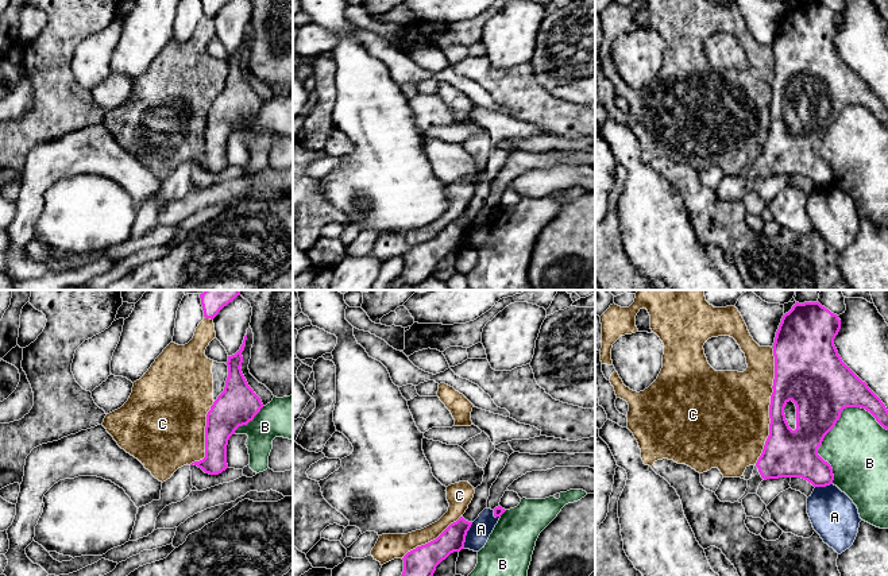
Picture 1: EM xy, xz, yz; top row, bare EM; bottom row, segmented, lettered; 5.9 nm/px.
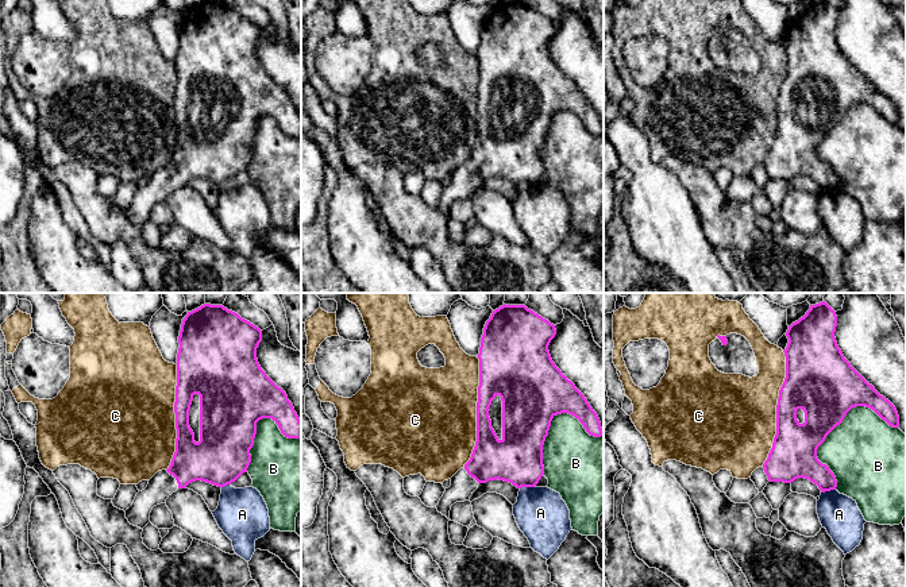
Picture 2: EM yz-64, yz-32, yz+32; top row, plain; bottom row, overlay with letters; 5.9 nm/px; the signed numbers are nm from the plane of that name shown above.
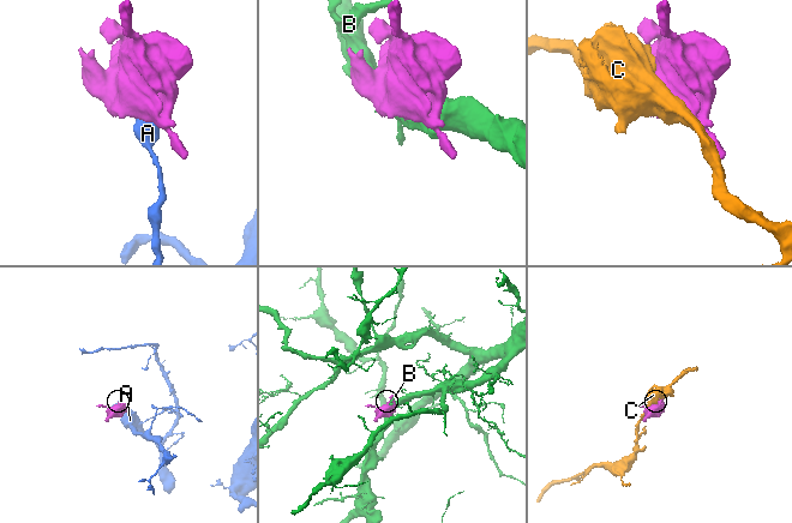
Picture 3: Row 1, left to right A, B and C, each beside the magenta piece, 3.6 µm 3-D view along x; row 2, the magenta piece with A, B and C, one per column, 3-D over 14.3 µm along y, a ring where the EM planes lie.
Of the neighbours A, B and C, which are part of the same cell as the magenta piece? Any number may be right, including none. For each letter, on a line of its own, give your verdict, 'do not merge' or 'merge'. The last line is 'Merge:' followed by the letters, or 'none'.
A: do not merge
B: do not merge
C: do not merge
Merge: none

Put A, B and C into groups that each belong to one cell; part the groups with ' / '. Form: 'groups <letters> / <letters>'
groups A / B / C

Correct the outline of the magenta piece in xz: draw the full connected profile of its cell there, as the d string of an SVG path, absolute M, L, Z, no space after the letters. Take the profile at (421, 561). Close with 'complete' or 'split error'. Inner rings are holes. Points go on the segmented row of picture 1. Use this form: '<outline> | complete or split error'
M460 517L451 523L436 540L417 546L404 556L401 576L433 576L436 567L451 553L464 549L466 536L472 522Z | complete

